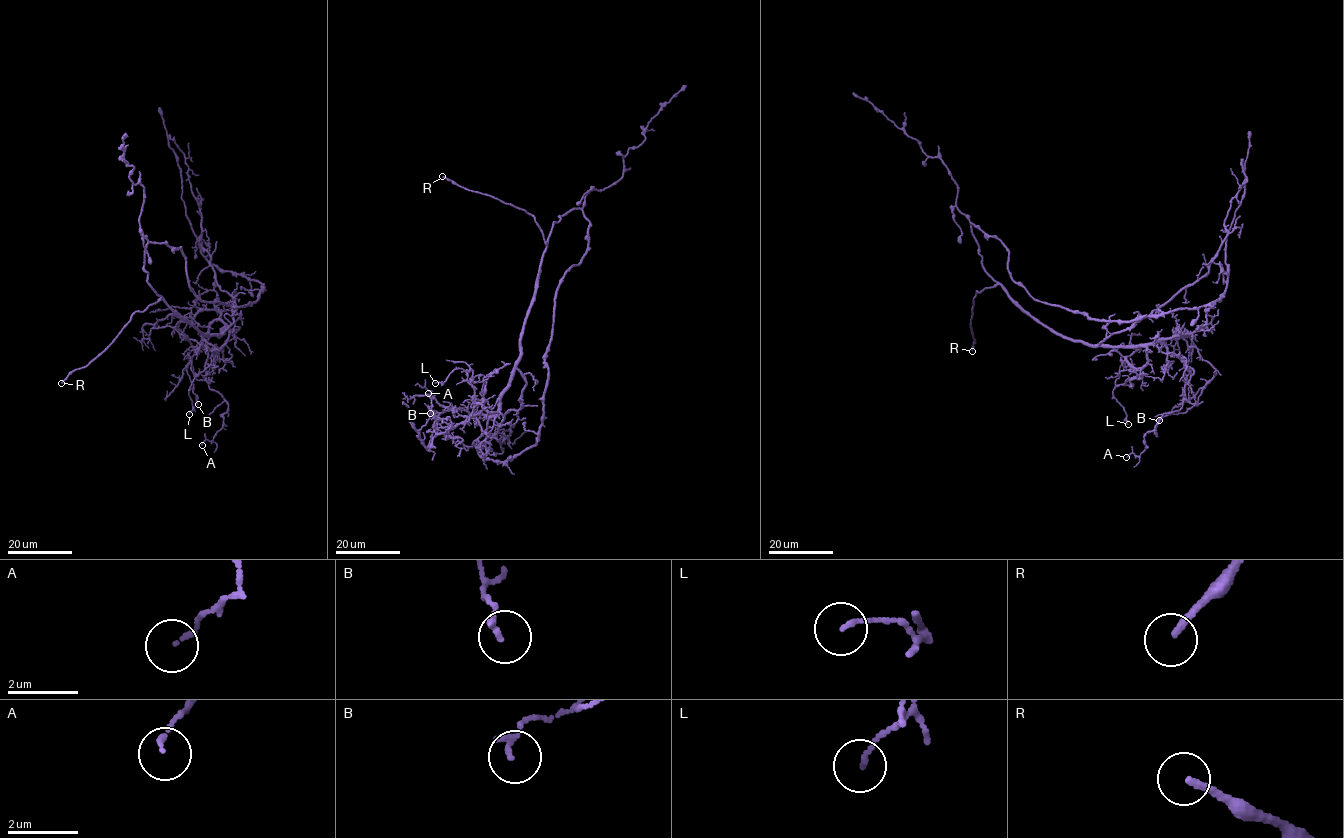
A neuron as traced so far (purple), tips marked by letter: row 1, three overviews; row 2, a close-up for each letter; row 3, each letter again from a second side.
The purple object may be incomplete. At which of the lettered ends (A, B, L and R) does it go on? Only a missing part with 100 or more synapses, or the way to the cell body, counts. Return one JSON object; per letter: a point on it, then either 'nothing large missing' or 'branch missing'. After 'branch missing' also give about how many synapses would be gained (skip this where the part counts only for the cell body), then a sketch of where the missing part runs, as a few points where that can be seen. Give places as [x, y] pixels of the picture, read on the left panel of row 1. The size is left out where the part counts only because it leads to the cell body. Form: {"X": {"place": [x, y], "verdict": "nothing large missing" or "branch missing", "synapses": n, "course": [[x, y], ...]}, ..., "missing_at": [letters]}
{"A": {"place": [202, 445], "verdict": "nothing large missing"}, "B": {"place": [198, 404], "verdict": "nothing large missing"}, "L": {"place": [189, 414], "verdict": "nothing large missing"}, "R": {"place": [61, 383], "verdict": "branch missing"}, "missing_at": ["R"]}

